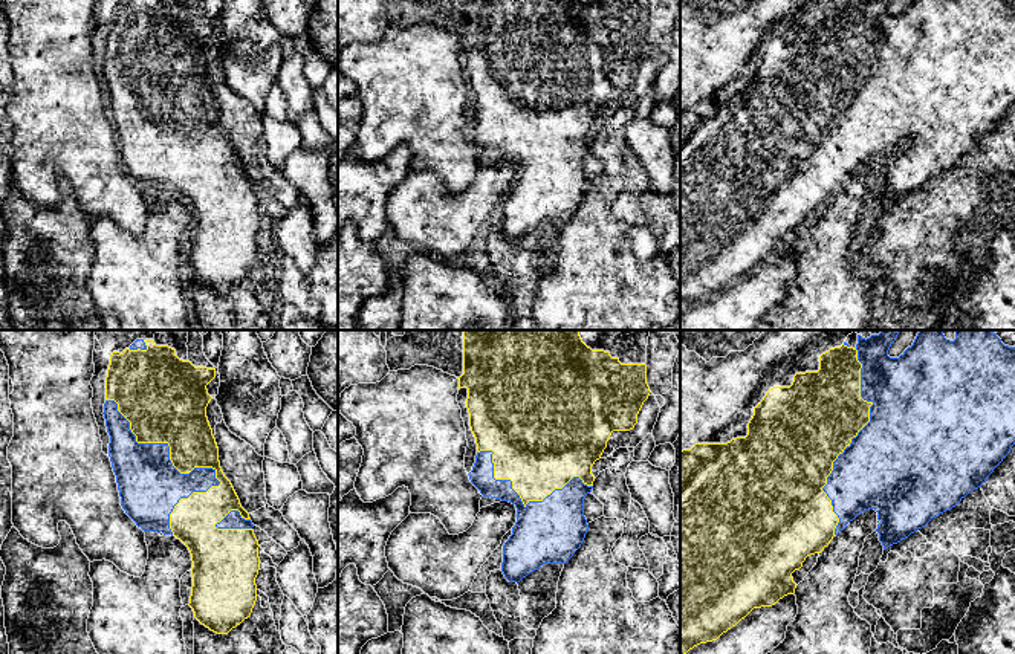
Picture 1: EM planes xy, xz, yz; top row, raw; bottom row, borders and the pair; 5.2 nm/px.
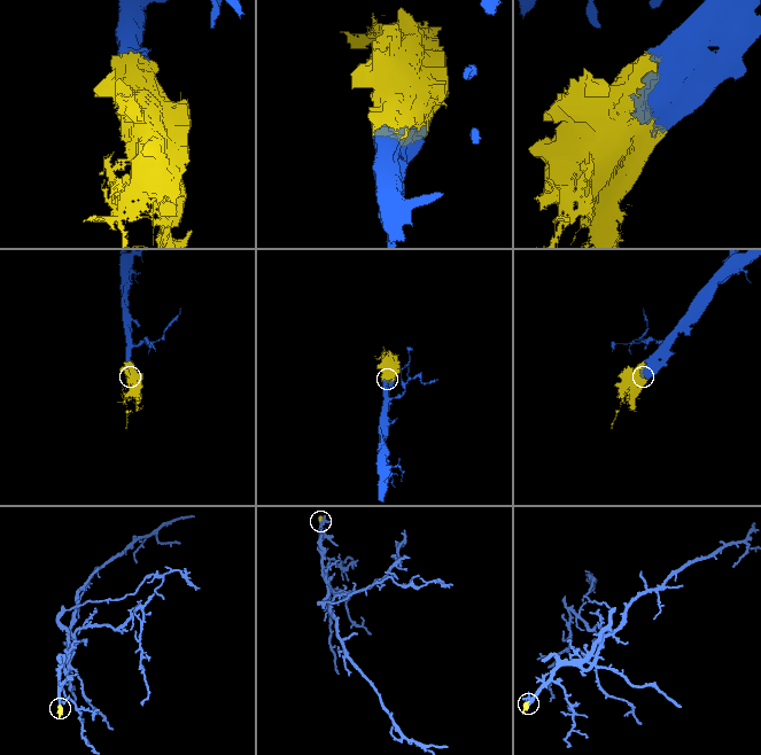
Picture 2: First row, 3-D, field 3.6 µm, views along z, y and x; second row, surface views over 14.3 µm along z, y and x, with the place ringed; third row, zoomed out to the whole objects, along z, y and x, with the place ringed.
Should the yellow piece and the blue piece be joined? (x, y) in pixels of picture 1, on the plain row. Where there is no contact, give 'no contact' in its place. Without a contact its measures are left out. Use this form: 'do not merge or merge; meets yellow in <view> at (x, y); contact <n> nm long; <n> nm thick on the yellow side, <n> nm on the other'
merge; meets yellow in xy at (188, 130); contact 800 nm long; 260 nm thick on the yellow side, 320 nm on the other

